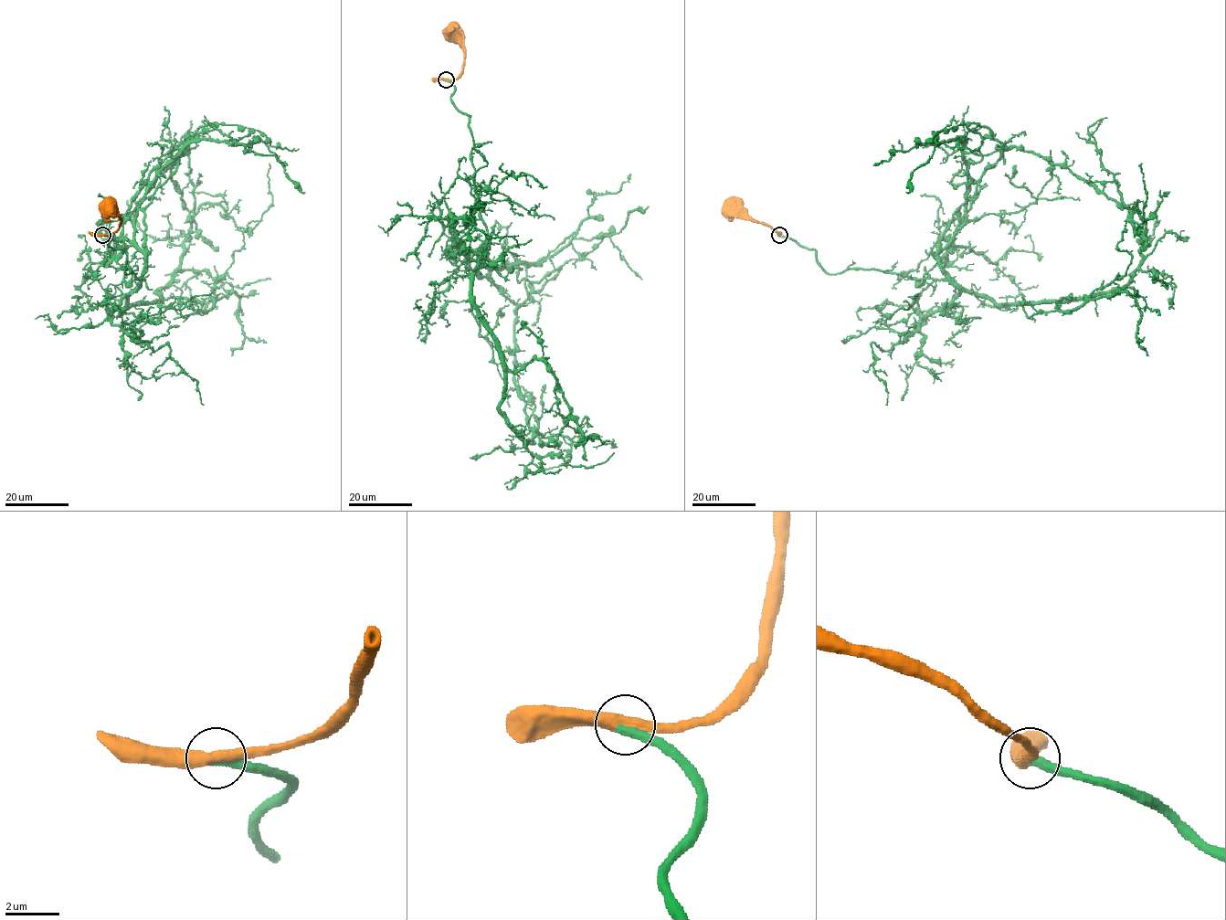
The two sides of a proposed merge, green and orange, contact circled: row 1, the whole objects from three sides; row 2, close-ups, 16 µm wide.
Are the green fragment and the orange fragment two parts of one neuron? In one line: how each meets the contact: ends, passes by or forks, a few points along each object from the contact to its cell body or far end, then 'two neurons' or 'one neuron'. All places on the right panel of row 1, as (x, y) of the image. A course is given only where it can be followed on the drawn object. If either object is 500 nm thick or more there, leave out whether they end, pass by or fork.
green ends there; orange passes by; green runs (779, 235), (829, 274), (953, 280), (997, 303), (1091, 299), (1142, 259), (1142, 163); orange runs (779, 235), (755, 222), (735, 200), (734, 204); one neuron

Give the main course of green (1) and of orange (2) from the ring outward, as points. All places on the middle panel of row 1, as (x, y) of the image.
1: (445, 79), (470, 117), (488, 241), (471, 295), (503, 372), (500, 411), (527, 443), (537, 432), (612, 442)
2: (446, 79), (455, 79), (462, 70), (464, 61), (464, 49), (452, 34)

